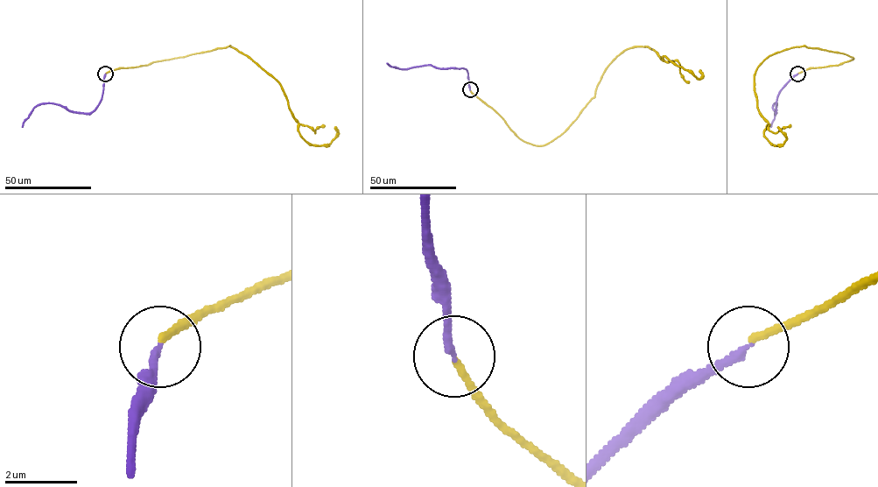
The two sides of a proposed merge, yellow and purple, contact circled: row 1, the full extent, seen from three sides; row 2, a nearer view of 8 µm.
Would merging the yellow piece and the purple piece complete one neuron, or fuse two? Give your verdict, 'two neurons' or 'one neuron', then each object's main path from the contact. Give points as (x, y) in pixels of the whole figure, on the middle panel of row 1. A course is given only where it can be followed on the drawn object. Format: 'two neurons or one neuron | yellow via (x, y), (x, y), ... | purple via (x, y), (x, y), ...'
two neurons | yellow via (470, 89), (520, 138), (537, 145), (562, 134), (625, 50), (648, 46), (699, 79), (699, 70) | purple via (470, 89), (468, 74), (464, 68), (438, 68), (425, 65), (401, 69), (387, 63)

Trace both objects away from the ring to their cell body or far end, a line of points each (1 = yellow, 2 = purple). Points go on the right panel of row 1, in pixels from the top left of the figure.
1: (797, 74), (853, 59), (805, 46), (769, 55), (754, 91), (764, 137), (781, 145), (777, 127)
2: (797, 74), (779, 94), (776, 113), (773, 105), (775, 102), (776, 105), (771, 127)

